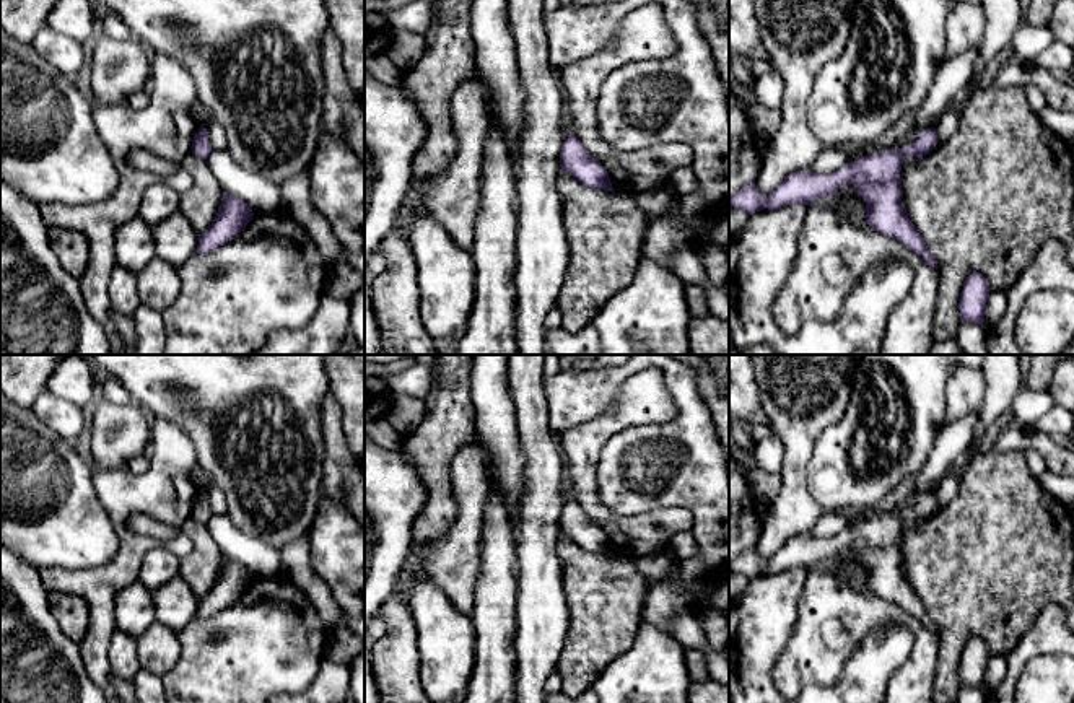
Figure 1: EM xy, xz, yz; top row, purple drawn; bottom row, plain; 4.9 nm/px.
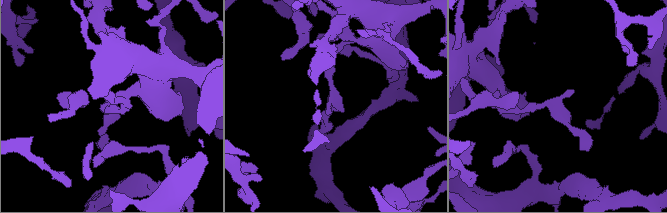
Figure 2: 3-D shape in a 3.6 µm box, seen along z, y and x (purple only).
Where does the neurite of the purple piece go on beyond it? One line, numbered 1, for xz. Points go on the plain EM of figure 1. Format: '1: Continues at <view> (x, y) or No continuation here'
1: No continuation here

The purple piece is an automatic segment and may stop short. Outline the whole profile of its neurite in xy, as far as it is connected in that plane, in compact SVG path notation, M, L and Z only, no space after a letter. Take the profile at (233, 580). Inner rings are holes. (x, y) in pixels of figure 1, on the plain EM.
M223 557L220 574L210 592L199 599L197 618L208 618L238 600L254 578L246 566Z

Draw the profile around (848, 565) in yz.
M843 548L835 560L828 561L838 574L853 587L853 591L866 591L866 568L859 555L853 548Z

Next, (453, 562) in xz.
M472 441L451 459L449 482L457 514L439 539L421 545L418 555L430 579L459 612L470 617L488 498L488 469L482 451Z

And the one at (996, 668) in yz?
M994 654L986 666L986 679L981 688L984 700L991 696L1006 677L1007 654Z

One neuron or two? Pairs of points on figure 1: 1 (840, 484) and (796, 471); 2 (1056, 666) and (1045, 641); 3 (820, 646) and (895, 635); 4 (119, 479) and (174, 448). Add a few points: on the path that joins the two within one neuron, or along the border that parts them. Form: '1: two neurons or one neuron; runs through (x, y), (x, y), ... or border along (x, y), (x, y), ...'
1: two neurons; border along (817, 438), (807, 464), (806, 489), (824, 508)
2: two neurons; border along (1056, 653), (1043, 653), (1032, 658), (1019, 676)
3: two neurons; border along (899, 622), (879, 624), (848, 659), (843, 672)
4: one neuron; runs through (134, 480), (145, 480), (163, 462)

